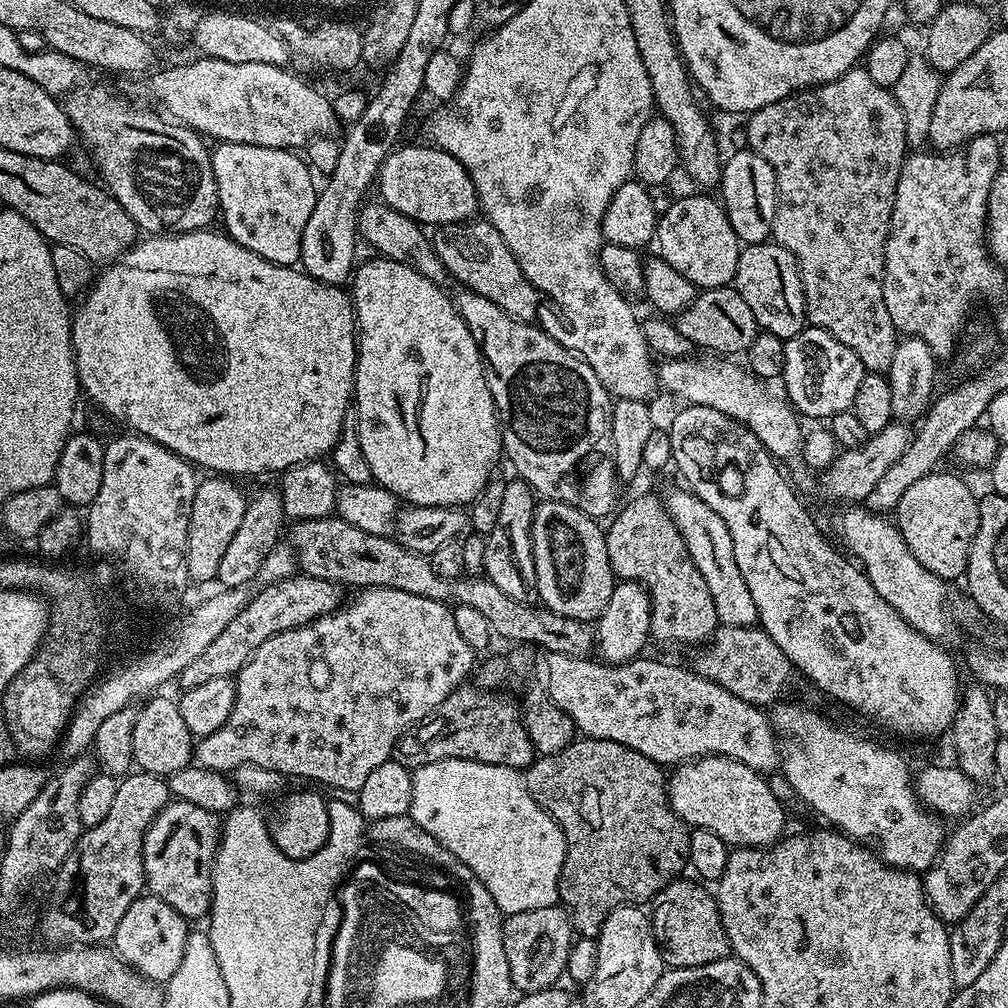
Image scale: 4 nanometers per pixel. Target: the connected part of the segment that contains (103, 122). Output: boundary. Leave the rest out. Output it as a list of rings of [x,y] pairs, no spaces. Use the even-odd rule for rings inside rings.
[[[88,87],[68,93],[62,104],[64,113],[68,115],[82,144],[84,140],[85,146],[92,151],[92,160],[100,171],[99,179],[103,187],[112,193],[126,214],[130,214],[137,229],[144,234],[179,234],[207,229],[211,225],[208,223],[217,219],[220,199],[212,169],[212,153],[205,137],[155,111],[152,113],[144,108],[135,108],[100,88]]]

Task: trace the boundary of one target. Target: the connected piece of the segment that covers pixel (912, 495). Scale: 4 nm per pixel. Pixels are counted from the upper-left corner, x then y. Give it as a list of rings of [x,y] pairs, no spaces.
[[[937,470],[926,478],[918,478],[918,482],[902,494],[902,502],[894,509],[894,523],[914,558],[918,558],[926,570],[956,582],[968,571],[972,543],[980,529],[980,506],[978,496],[954,473],[944,471]]]

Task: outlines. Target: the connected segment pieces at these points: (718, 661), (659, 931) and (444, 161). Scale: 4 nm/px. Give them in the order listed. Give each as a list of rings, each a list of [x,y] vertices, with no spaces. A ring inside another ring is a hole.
[[[737,624],[723,625],[717,628],[715,636],[708,641],[706,647],[697,652],[700,652],[696,656],[696,664],[694,663],[697,674],[702,678],[710,678],[710,682],[718,682],[718,686],[730,690],[730,694],[738,694],[742,702],[757,706],[775,705],[783,697],[780,695],[787,690],[792,676],[794,677],[792,663],[788,661],[786,654],[782,654],[782,650],[778,650],[778,642],[774,642],[774,638],[770,638],[770,634],[766,634],[759,626],[743,628]]]
[[[677,878],[665,886],[650,908],[652,933],[668,968],[706,966],[725,959],[730,952],[715,895],[709,889],[707,892],[703,883],[684,879]]]
[[[412,144],[404,147],[397,147],[380,167],[378,192],[380,188],[379,199],[383,203],[421,226],[461,224],[477,215],[480,199],[476,196],[474,182],[470,182],[470,174],[466,174],[458,158],[435,146],[423,148],[420,144]]]

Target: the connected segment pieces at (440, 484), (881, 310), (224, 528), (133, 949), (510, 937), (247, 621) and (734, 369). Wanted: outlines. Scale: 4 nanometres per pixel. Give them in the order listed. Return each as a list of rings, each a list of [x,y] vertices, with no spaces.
[[[372,259],[376,260],[363,261],[350,280],[358,329],[354,412],[362,454],[370,462],[372,479],[418,508],[471,505],[493,479],[492,467],[502,456],[502,424],[496,421],[498,404],[494,392],[488,389],[480,345],[470,334],[453,297],[449,293],[447,296],[441,285],[402,262]]]
[[[857,66],[830,82],[794,92],[778,102],[770,102],[770,106],[762,106],[756,112],[751,113],[747,120],[748,148],[762,154],[762,158],[766,158],[766,162],[770,162],[770,166],[774,166],[778,186],[778,206],[774,214],[771,239],[775,243],[781,244],[794,257],[796,265],[800,268],[800,280],[804,283],[804,310],[807,319],[815,322],[819,327],[827,328],[843,344],[850,346],[850,350],[854,350],[854,354],[858,354],[858,358],[867,371],[887,373],[890,362],[894,362],[898,333],[890,318],[890,310],[886,310],[884,301],[882,283],[884,279],[884,247],[888,241],[888,232],[892,228],[892,211],[896,201],[898,178],[910,152],[906,142],[906,118],[902,118],[902,106],[898,106],[895,96],[889,89],[878,86],[878,82],[874,82],[874,78],[870,78],[870,74],[863,66]]]
[[[208,474],[197,483],[194,506],[188,527],[188,574],[193,581],[216,580],[222,556],[230,546],[230,540],[242,526],[242,518],[248,509],[249,497],[239,488],[235,479],[223,474]]]
[[[141,894],[130,910],[126,910],[122,922],[118,922],[118,930],[113,934],[110,944],[125,964],[141,972],[147,980],[167,982],[182,963],[189,931],[189,921],[178,914],[174,906],[166,906],[166,902],[157,896]]]
[[[563,907],[528,910],[505,917],[502,940],[510,967],[513,989],[522,994],[538,993],[557,983],[572,952],[572,918]]]
[[[303,574],[261,587],[259,591],[253,595],[251,602],[242,610],[242,614],[238,614],[238,618],[234,618],[230,626],[226,626],[226,630],[218,634],[218,638],[214,638],[214,642],[207,650],[198,658],[194,658],[194,662],[190,662],[186,670],[182,670],[182,674],[178,677],[181,689],[202,686],[202,682],[210,682],[210,678],[235,677],[236,673],[242,670],[242,666],[246,666],[249,658],[256,653],[258,646],[266,642],[266,638],[286,630],[294,630],[298,626],[313,624],[323,616],[331,616],[342,604],[341,585]]]
[[[719,354],[705,355],[705,360],[692,360],[693,358],[681,358],[679,360],[664,360],[661,368],[658,368],[658,384],[665,388],[672,396],[684,400],[685,405],[697,404],[698,406],[710,406],[722,414],[726,414],[731,420],[737,420],[745,428],[750,429],[762,442],[762,446],[781,465],[796,464],[806,452],[806,431],[800,423],[802,417],[796,411],[788,398],[787,392],[776,382],[765,382],[752,375],[743,363],[732,358],[725,358]]]

